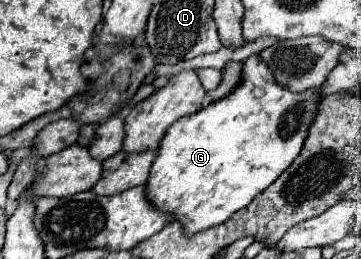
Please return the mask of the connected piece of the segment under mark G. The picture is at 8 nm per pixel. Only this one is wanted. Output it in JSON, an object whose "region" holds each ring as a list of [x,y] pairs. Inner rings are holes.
{"region":[[[250,56],[244,62],[242,82],[232,90],[232,94],[210,102],[192,116],[184,116],[172,124],[158,146],[158,156],[152,164],[150,178],[146,184],[148,200],[164,210],[172,212],[178,222],[184,224],[188,234],[218,226],[226,222],[232,214],[246,208],[260,192],[264,192],[300,154],[300,148],[308,136],[318,106],[320,90],[310,88],[306,92],[292,92],[274,82],[272,72],[266,68],[262,58]]]}

